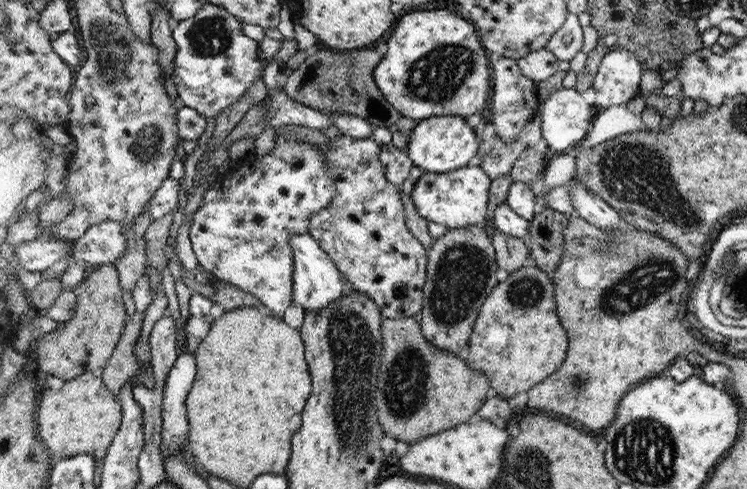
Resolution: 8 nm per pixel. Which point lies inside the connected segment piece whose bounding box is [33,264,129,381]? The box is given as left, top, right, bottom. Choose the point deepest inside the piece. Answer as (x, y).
(88, 342)

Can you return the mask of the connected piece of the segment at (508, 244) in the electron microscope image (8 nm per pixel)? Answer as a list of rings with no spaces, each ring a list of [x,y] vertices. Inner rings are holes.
[[[494,229],[494,243],[498,255],[499,267],[506,272],[514,272],[522,268],[522,263],[528,258],[528,243],[521,238],[514,238]]]

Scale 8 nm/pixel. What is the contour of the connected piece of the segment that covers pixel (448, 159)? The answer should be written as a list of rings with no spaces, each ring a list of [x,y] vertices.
[[[430,116],[420,120],[407,139],[407,155],[414,162],[416,173],[448,173],[467,167],[478,152],[474,130],[461,116]]]

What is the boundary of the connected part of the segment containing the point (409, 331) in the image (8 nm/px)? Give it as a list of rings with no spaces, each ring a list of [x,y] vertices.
[[[414,317],[384,319],[383,343],[383,363],[379,368],[375,401],[379,408],[379,423],[383,425],[386,435],[412,444],[420,438],[454,428],[473,418],[472,414],[480,410],[490,388],[489,377],[479,369],[466,366],[460,358],[456,358],[458,353],[446,352],[428,341],[422,325]]]

